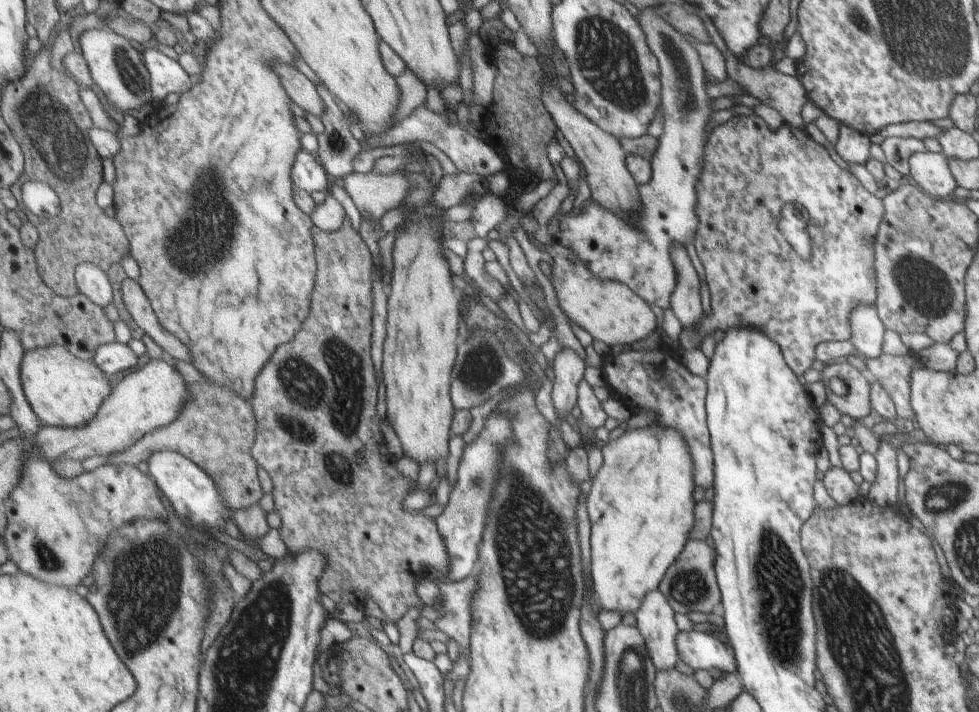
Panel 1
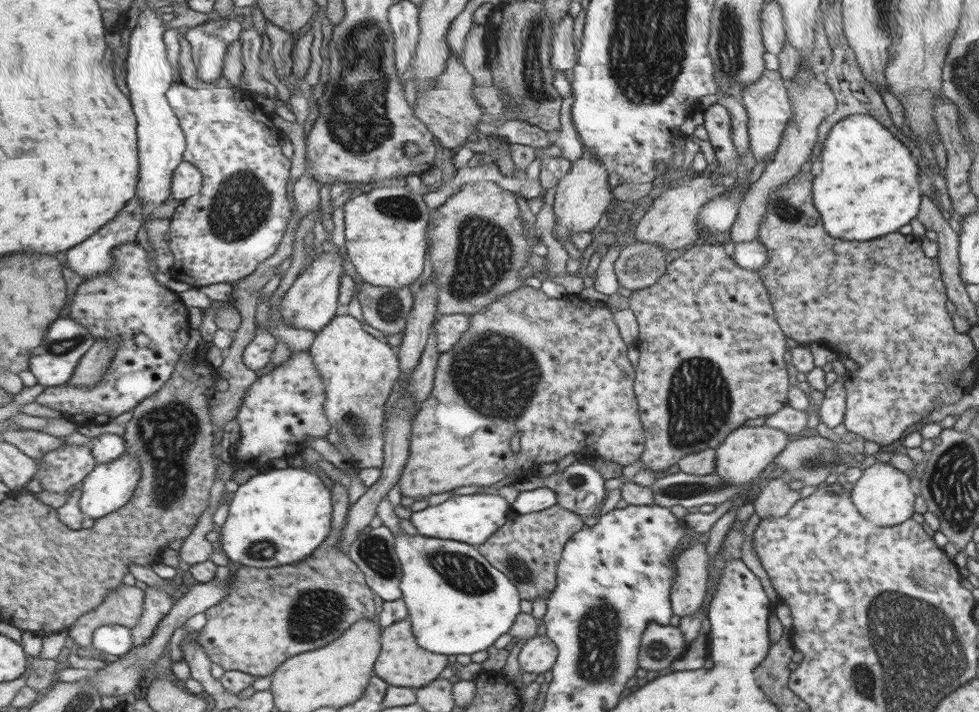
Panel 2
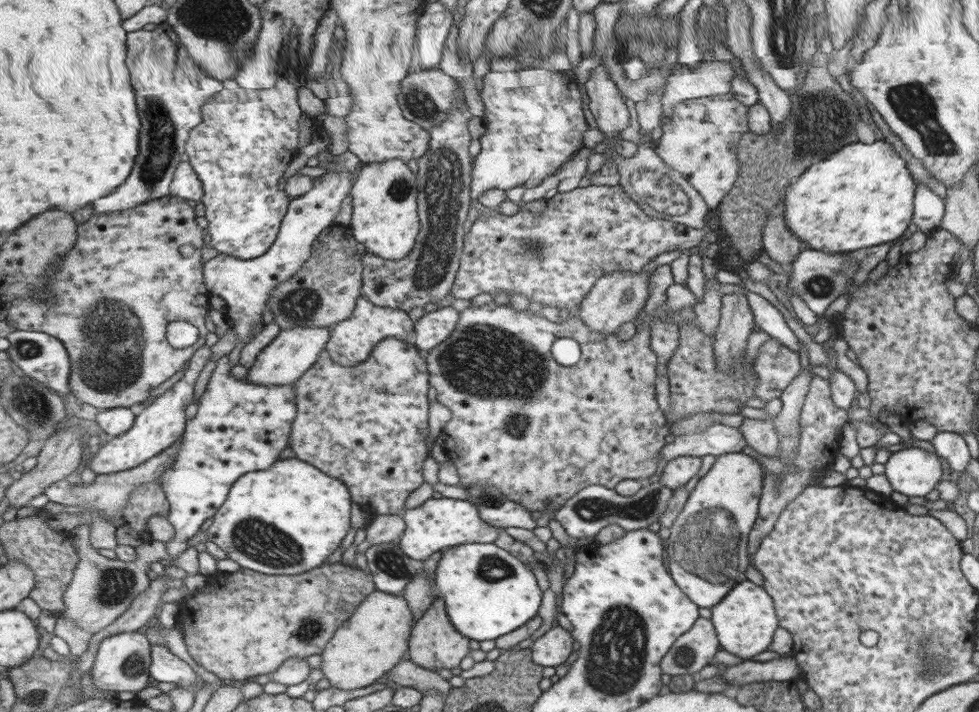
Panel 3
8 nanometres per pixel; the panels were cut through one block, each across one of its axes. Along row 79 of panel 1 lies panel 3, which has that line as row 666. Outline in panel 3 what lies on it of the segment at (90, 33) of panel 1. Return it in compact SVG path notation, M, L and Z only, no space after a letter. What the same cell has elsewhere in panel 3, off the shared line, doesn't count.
M145 631L123 632L117 636L105 638L99 645L97 661L92 668L92 680L97 689L109 692L141 692L147 686L155 685L150 668L153 660L152 643Z

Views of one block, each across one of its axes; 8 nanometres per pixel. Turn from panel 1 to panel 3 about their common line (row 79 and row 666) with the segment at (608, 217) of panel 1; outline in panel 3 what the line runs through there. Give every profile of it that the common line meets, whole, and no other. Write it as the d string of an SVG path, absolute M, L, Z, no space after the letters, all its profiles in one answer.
M697 618L697 628L693 632L685 631L685 636L673 645L673 652L661 660L661 668L665 674L693 674L711 662L717 652L717 638L711 622L705 618Z

